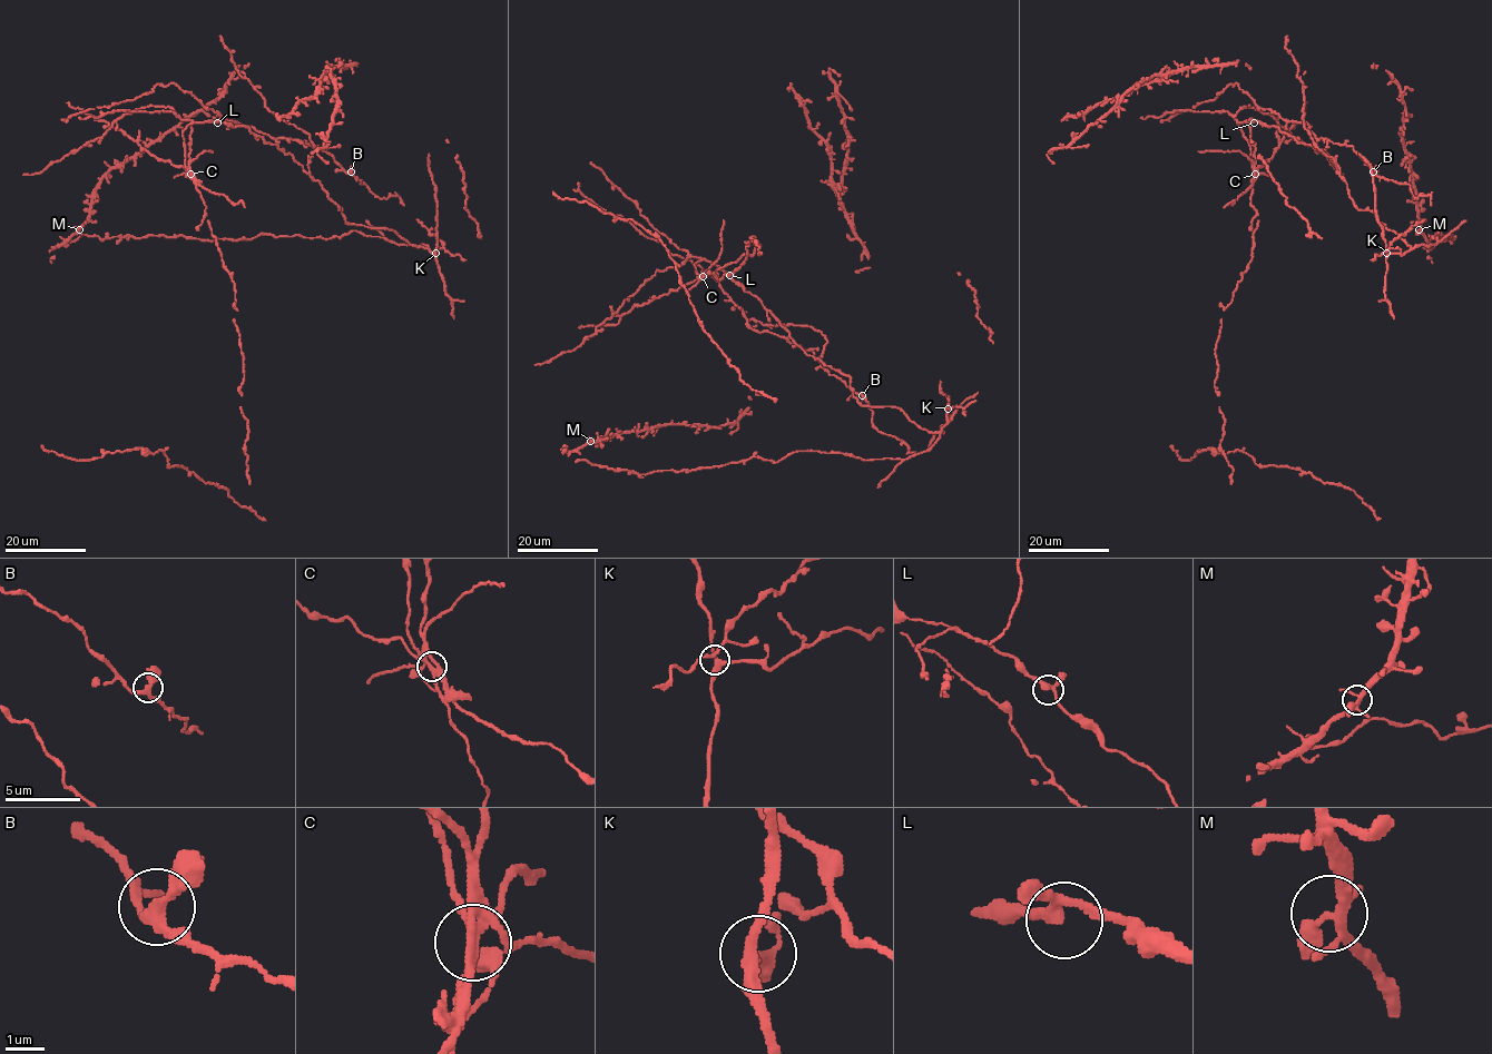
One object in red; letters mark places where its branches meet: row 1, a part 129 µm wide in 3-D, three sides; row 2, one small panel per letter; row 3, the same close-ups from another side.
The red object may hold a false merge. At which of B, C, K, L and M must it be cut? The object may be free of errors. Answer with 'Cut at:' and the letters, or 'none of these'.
Cut at: C

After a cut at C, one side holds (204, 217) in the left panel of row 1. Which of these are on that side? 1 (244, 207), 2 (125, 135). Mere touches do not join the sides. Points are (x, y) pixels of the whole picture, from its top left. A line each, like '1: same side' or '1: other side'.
1: other side
2: other side

